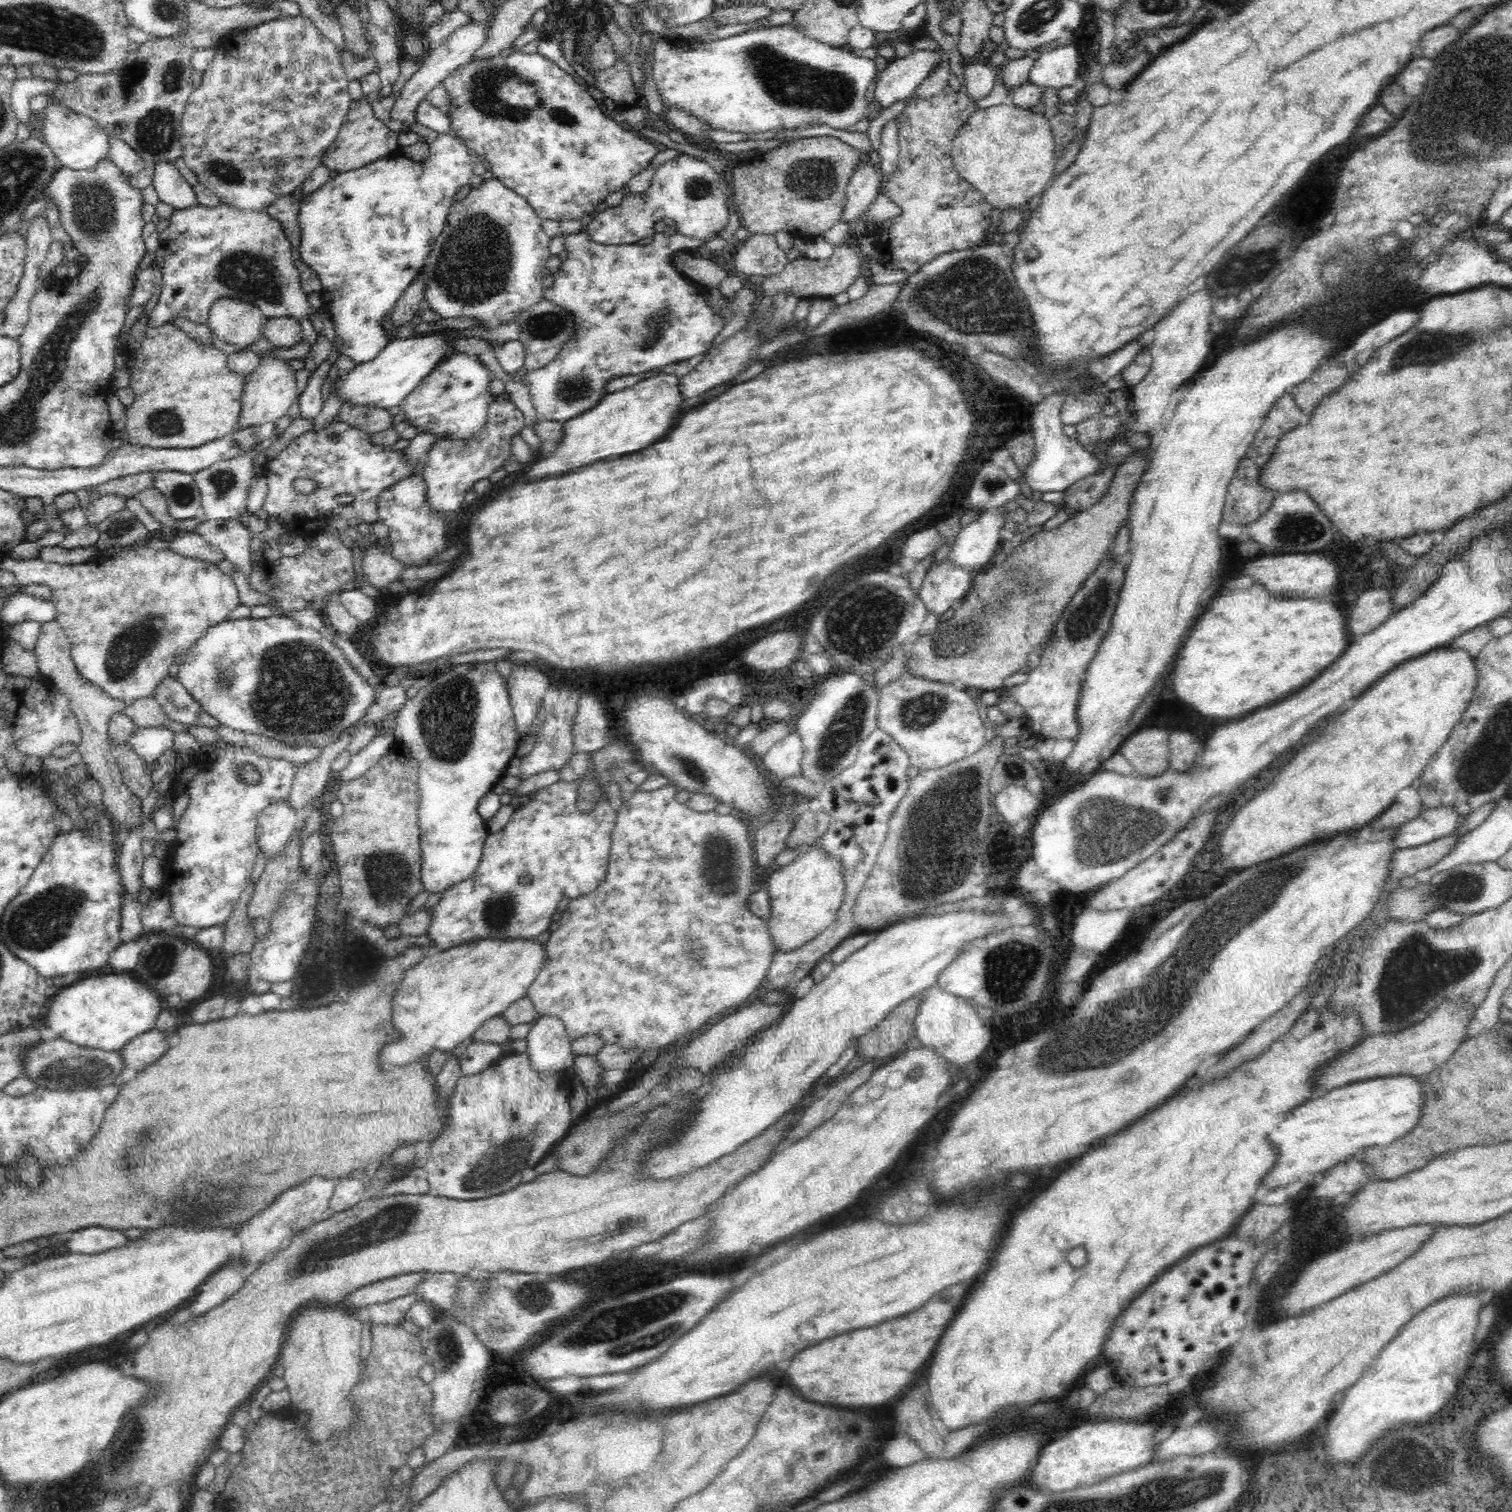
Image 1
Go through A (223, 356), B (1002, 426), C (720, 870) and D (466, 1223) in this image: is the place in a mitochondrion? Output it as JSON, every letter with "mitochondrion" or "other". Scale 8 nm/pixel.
{"A":"other","B":"other","C":"mitochondrion","D":"other"}

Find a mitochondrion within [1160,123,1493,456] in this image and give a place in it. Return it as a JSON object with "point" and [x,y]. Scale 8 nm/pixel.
{"point":[1426,347]}

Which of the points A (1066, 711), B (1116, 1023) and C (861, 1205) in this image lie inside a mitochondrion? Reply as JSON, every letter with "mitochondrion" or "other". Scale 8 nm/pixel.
{"A":"other","B":"mitochondrion","C":"other"}

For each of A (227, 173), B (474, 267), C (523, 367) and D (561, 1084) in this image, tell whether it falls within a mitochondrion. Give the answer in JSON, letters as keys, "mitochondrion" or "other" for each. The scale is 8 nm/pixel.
{"A":"mitochondrion","B":"mitochondrion","C":"other","D":"mitochondrion"}

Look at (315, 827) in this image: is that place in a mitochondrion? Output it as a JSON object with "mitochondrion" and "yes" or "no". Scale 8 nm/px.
{"mitochondrion":"no"}

